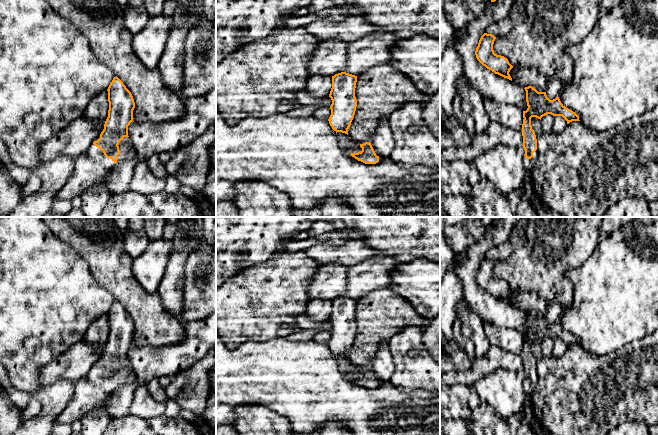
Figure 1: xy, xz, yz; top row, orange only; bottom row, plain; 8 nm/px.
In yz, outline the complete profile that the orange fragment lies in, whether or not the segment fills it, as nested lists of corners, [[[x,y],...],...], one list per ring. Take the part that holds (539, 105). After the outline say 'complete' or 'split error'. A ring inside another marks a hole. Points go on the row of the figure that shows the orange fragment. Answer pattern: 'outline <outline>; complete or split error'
outline [[[532,86],[524,88],[526,91],[527,110],[523,111],[523,148],[525,154],[523,157],[523,165],[526,174],[531,174],[539,153],[537,151],[537,139],[531,126],[531,118],[541,118],[547,114],[553,116],[562,116],[569,124],[572,121],[580,121],[579,116],[572,110],[566,108],[560,101],[559,97],[550,100],[546,92],[538,92]]]; split error

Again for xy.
outline [[[118,77],[113,78],[107,91],[109,110],[103,131],[84,153],[76,157],[75,172],[54,201],[80,197],[86,189],[103,182],[118,163],[134,158],[128,136],[135,108],[133,96]]]; split error

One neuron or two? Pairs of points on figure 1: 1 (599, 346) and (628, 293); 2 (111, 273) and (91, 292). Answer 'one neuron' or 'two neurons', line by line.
1: one neuron
2: two neurons

